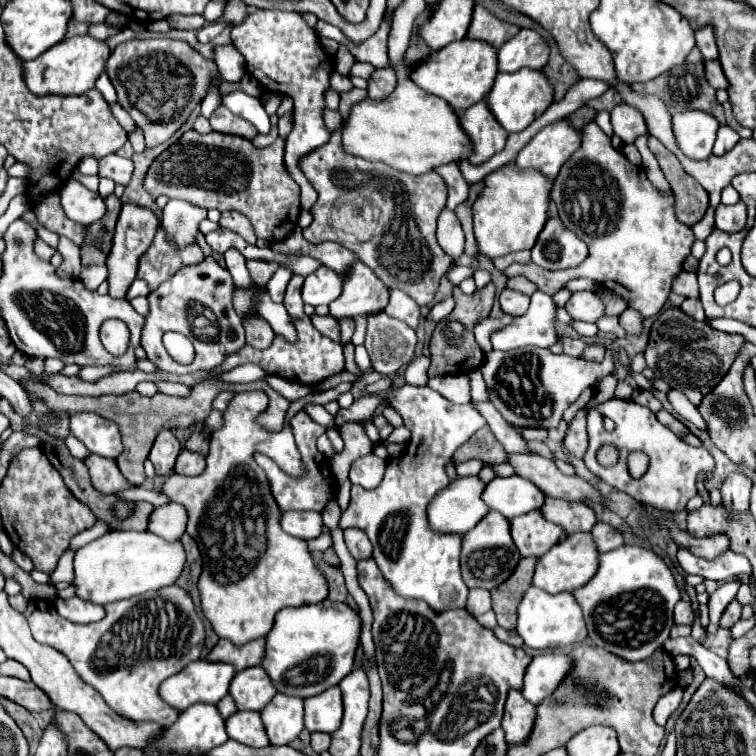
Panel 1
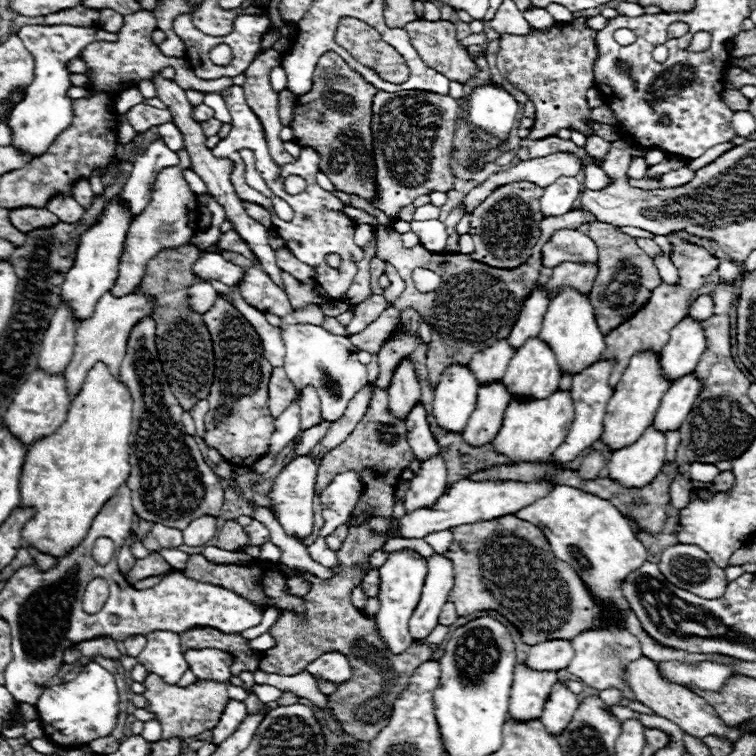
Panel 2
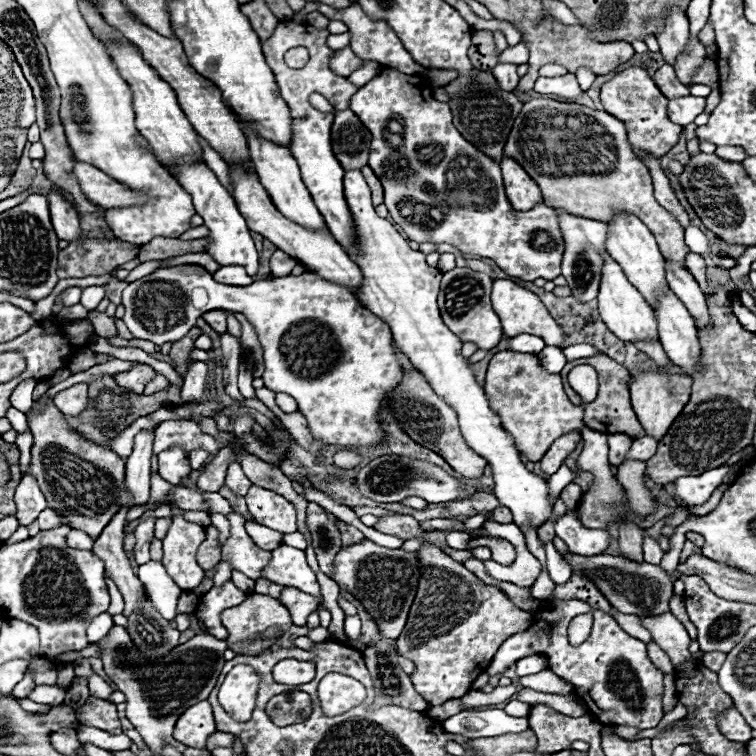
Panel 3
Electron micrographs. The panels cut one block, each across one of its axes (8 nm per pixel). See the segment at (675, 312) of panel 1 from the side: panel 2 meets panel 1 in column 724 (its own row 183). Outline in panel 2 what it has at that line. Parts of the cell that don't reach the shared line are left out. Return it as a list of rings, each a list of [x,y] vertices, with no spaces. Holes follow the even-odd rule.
[[[328,52],[314,70],[314,86],[308,94],[296,98],[292,118],[294,142],[312,146],[320,154],[320,170],[340,192],[372,198],[372,98],[376,88],[368,86],[338,54]]]

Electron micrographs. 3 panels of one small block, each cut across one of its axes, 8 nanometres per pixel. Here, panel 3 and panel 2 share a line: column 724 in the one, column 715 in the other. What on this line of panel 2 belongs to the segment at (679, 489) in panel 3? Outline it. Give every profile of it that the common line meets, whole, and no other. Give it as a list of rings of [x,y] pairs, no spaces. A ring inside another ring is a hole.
[[[694,462],[690,464],[690,470],[688,470],[690,478],[692,480],[698,480],[698,482],[712,482],[718,474],[718,468],[714,464],[702,464],[702,462]]]

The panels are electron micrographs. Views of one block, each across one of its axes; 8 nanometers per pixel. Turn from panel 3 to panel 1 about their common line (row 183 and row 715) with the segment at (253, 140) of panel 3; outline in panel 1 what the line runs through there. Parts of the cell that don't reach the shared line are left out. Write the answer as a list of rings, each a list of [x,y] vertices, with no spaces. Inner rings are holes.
[[[276,694],[266,708],[260,712],[270,744],[284,746],[290,744],[304,728],[304,700],[294,696]]]

